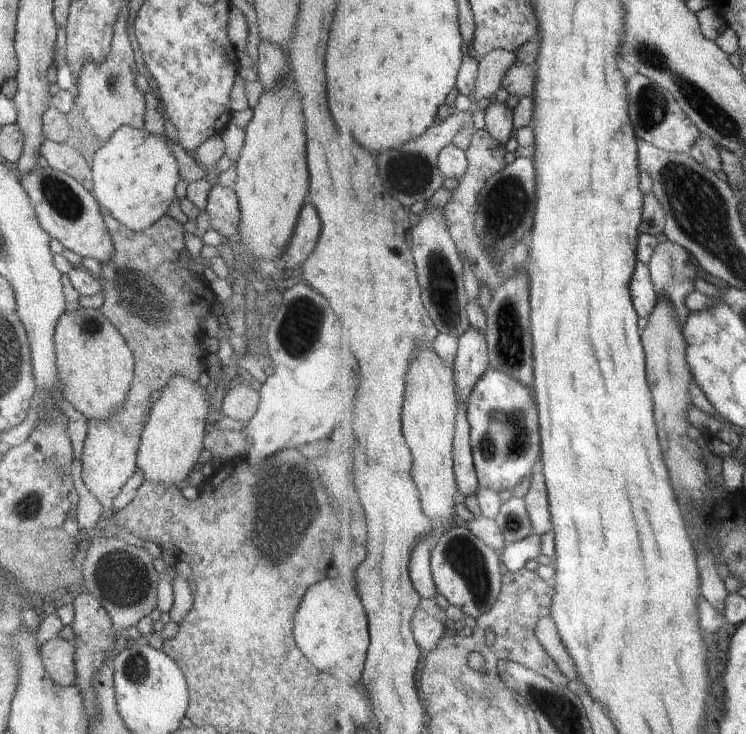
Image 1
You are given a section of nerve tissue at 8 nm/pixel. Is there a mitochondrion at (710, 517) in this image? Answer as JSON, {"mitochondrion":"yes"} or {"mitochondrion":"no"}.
{"mitochondrion":"no"}

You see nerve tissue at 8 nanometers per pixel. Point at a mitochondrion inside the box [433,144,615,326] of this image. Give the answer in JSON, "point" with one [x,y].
{"point":[505,211]}

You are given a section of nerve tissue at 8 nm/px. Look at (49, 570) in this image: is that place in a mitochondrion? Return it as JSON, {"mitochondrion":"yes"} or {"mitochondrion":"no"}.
{"mitochondrion":"no"}

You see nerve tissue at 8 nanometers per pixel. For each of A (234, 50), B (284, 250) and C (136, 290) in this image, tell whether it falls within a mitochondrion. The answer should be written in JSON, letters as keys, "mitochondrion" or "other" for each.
{"A":"other","B":"other","C":"mitochondrion"}

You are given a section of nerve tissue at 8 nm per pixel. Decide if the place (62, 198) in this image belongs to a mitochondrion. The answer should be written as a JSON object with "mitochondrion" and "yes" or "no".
{"mitochondrion":"yes"}

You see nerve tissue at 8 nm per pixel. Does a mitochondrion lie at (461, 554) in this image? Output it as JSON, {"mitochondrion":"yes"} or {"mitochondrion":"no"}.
{"mitochondrion":"yes"}

